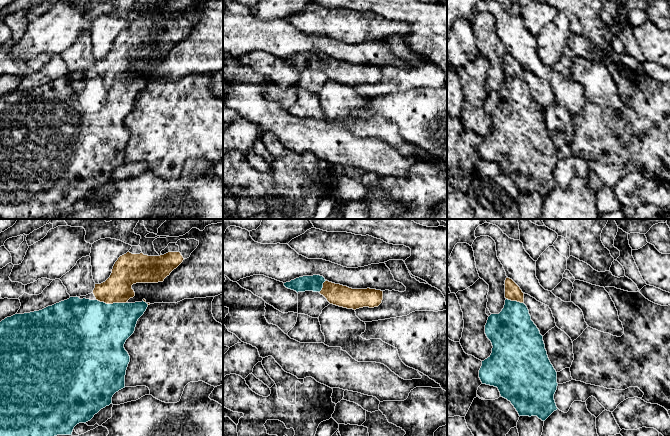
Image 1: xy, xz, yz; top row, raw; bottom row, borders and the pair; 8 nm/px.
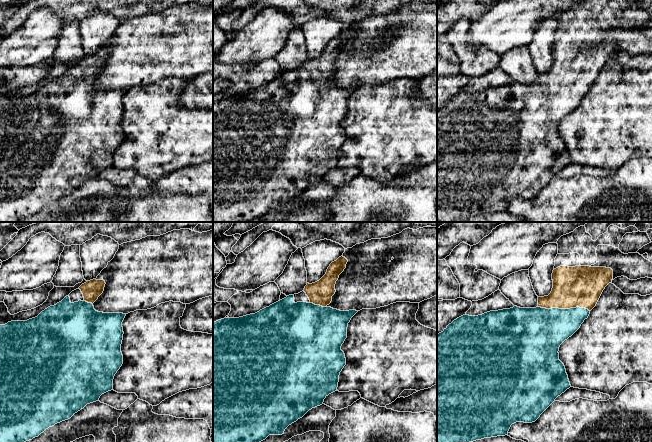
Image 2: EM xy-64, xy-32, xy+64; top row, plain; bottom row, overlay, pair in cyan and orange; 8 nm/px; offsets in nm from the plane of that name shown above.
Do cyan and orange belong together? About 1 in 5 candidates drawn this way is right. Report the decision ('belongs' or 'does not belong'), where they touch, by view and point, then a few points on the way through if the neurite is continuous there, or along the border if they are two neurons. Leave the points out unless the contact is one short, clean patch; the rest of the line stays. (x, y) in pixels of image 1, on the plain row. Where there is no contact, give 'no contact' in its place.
belongs; meets cyan in xy at (111, 80); runs through xy (96, 107), (109, 94), (111, 80), (111, 72), (117, 64)

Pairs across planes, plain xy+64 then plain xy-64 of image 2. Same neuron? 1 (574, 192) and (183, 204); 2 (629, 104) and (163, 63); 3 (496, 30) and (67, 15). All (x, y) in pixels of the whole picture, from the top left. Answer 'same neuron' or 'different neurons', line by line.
1: same neuron
2: different neurons
3: different neurons

